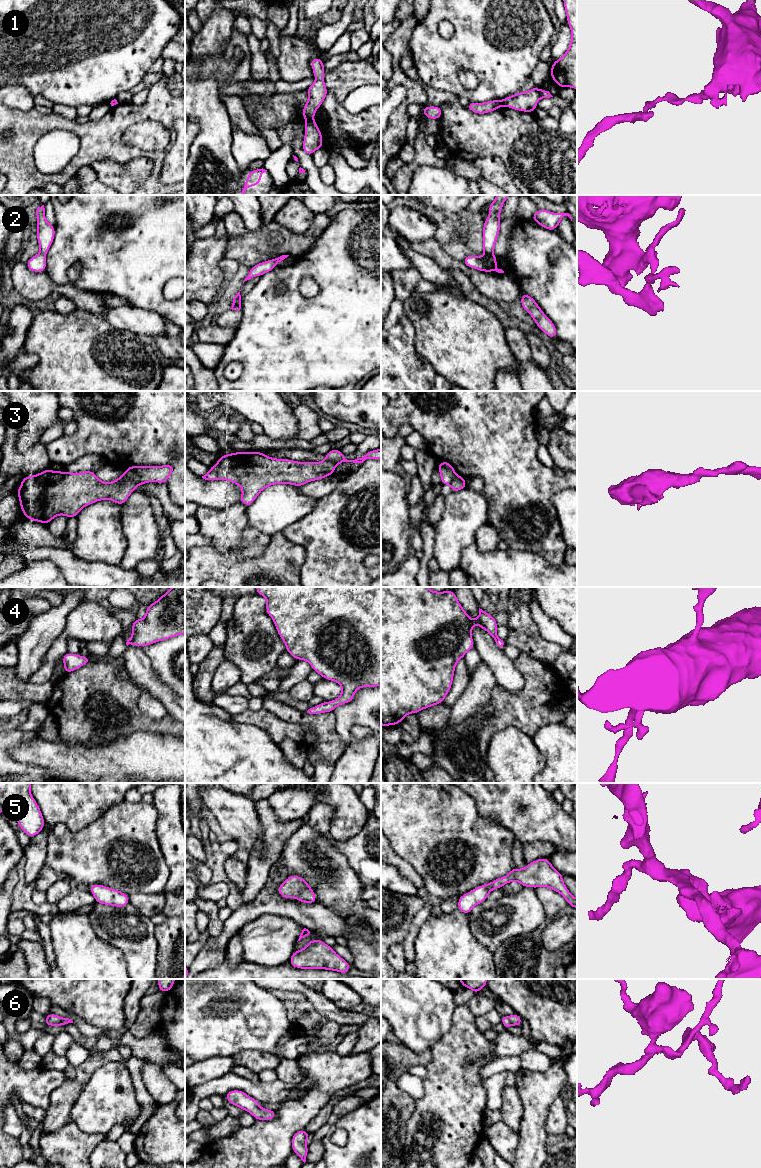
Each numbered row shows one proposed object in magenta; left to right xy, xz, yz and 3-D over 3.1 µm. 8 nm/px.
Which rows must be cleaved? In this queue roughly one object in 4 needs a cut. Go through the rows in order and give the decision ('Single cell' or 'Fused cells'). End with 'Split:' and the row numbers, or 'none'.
1: Fused cells
2: Fused cells
3: Fused cells
4: Single cell
5: Single cell
6: Single cell
Split: 1, 2, 3

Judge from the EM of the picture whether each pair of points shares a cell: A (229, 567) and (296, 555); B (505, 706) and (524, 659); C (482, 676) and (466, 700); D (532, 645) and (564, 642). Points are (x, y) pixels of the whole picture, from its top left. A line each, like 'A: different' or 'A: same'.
A: same
B: same
C: same
D: different

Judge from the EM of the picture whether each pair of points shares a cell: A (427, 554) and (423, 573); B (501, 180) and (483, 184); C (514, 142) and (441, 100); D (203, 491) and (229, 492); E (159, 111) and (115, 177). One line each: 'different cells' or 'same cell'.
A: same cell
B: different cells
C: same cell
D: same cell
E: different cells

